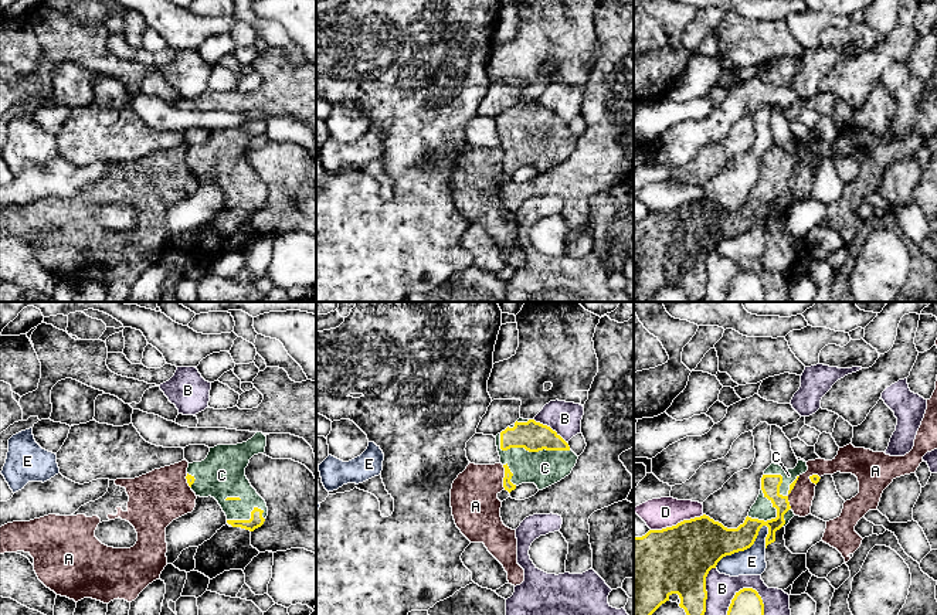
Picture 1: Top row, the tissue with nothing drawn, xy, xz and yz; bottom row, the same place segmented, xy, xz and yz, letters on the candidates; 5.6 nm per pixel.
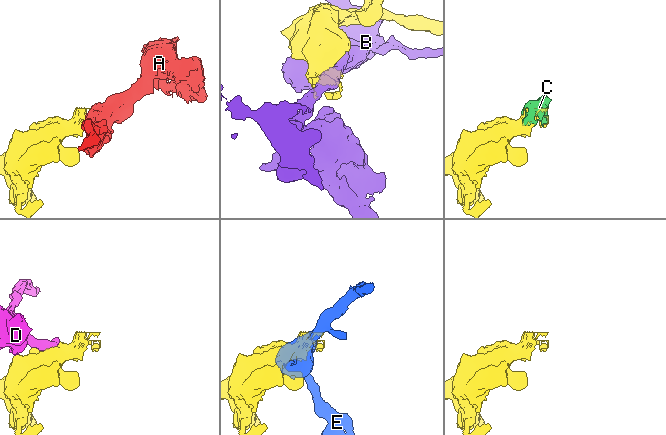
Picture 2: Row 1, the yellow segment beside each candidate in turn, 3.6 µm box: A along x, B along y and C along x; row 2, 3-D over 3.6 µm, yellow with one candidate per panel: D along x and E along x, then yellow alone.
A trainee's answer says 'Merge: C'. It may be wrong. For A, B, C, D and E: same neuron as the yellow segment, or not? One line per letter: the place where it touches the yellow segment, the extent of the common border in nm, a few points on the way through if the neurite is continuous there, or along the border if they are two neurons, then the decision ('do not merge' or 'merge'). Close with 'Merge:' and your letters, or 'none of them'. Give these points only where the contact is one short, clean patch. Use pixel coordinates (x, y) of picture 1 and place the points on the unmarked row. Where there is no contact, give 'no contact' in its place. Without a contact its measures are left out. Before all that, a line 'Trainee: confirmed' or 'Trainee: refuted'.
Trainee: confirmed
A: xz (505, 159) | 140 nm | along xz (502, 148), (505, 170) | do not merge
B: yz (706, 275) | 300 nm | do not merge
C: xz (529, 133) | 420 nm | merge
D: yz (678, 206) | 320 nm | along yz (703, 197), (651, 213) | do not merge
E: yz (744, 231) | 380 nm | do not merge
Merge: C

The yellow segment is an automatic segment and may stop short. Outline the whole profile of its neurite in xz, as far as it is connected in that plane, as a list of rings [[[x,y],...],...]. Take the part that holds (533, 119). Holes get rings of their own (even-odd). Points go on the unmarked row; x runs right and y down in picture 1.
[[[519,101],[495,120],[505,150],[503,170],[509,176],[522,166],[534,166],[539,173],[543,173],[568,159],[578,142],[556,113],[534,102]]]

